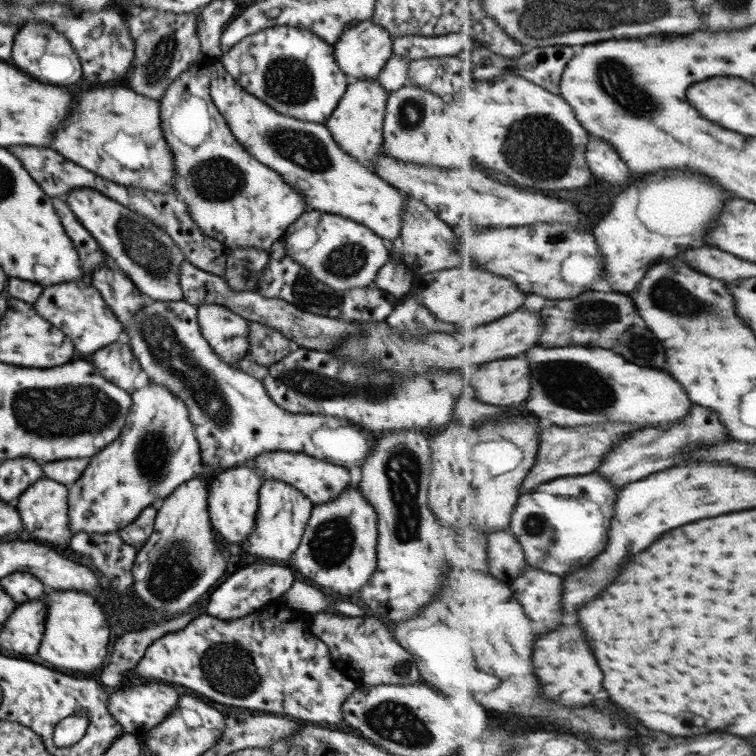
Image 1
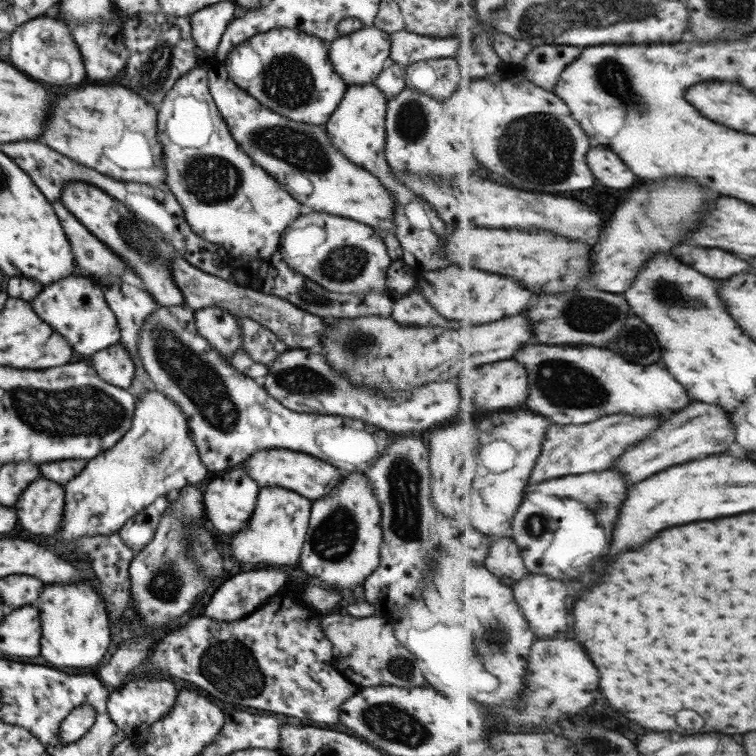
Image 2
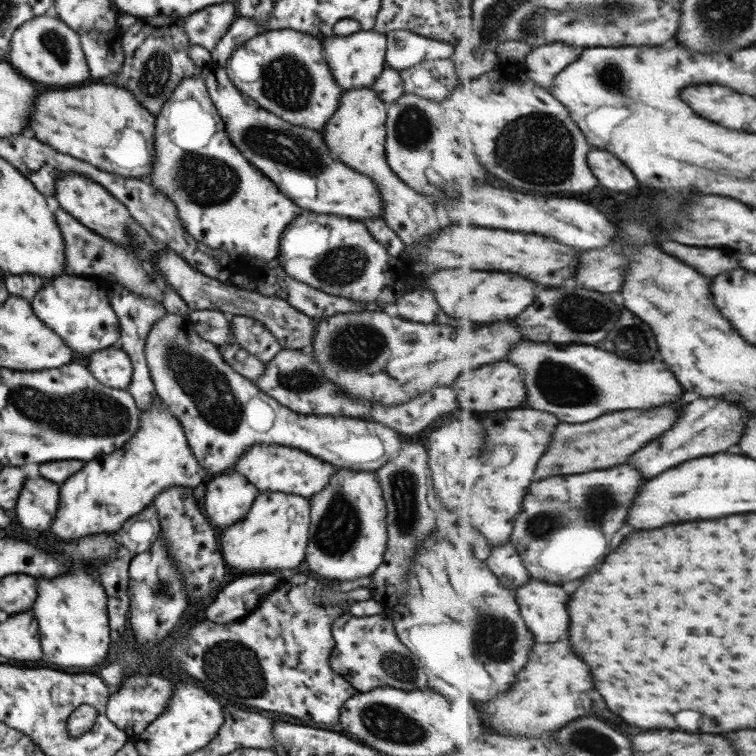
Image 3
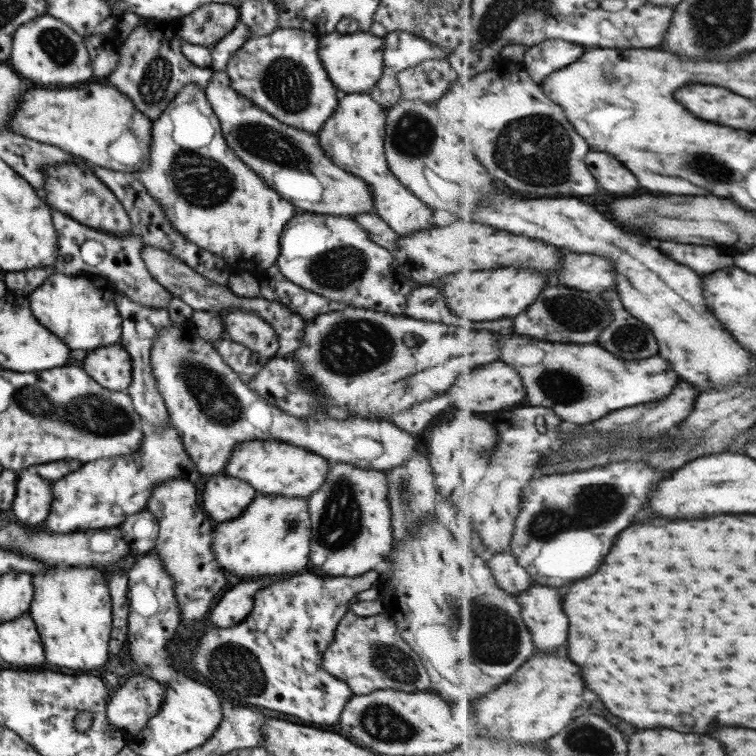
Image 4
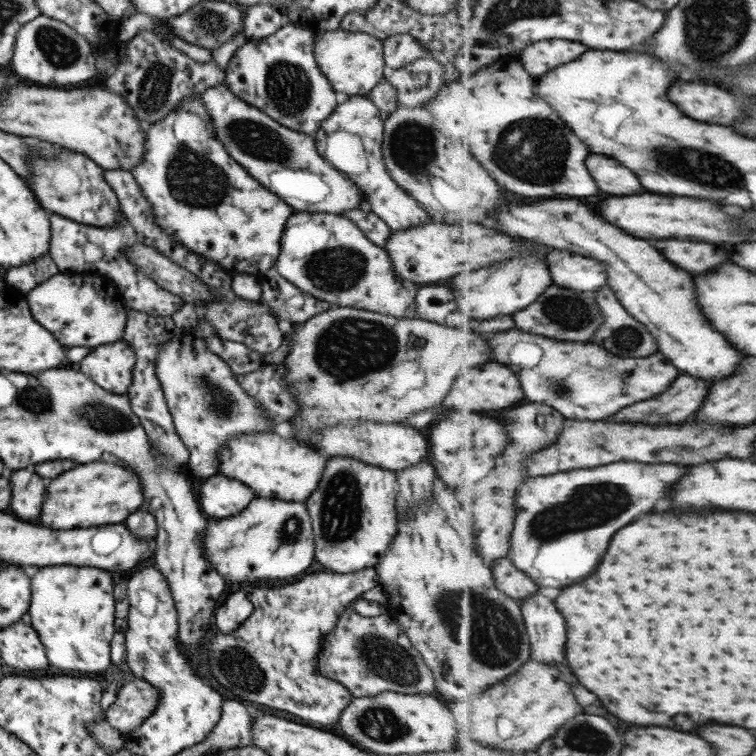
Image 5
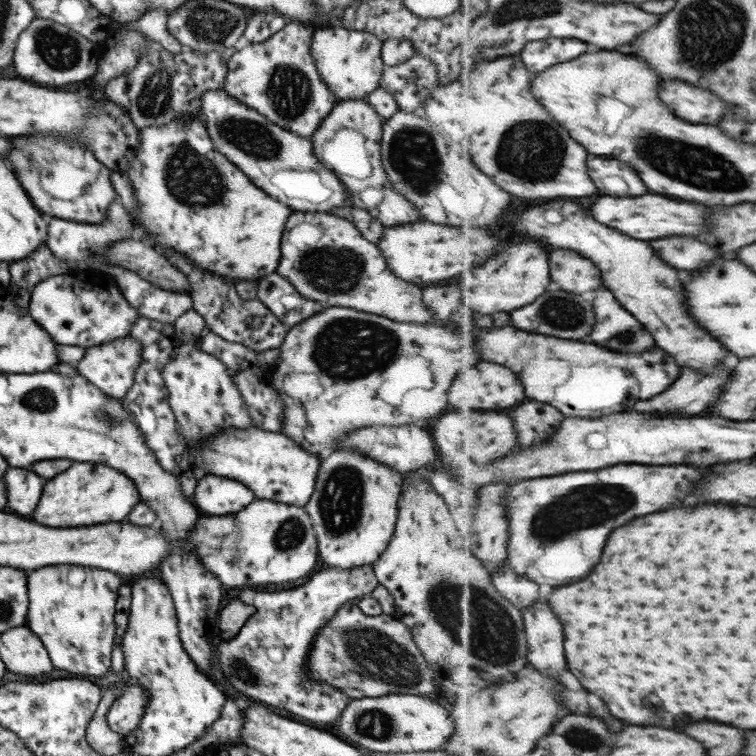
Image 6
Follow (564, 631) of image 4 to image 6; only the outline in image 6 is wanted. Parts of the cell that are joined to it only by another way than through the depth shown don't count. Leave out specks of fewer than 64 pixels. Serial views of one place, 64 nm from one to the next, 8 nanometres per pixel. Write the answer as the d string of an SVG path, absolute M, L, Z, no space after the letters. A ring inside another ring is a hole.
M547 602L529 606L523 610L523 615L529 645L529 664L559 678L567 668L565 634L559 616Z

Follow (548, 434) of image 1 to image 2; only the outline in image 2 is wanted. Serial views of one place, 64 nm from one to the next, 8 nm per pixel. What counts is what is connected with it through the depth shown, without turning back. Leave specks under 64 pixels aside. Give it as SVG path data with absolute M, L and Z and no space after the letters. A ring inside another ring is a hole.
M694 401L679 414L669 418L661 430L657 430L659 424L661 424L661 420L657 416L655 418L643 418L643 416L633 418L633 416L623 415L603 416L603 418L583 424L583 426L581 424L577 424L577 426L575 424L563 424L563 426L551 424L549 440L545 440L544 450L537 461L537 466L533 469L529 486L541 484L543 480L569 476L569 474L601 472L601 470L607 470L609 466L611 466L611 470L625 472L625 476L629 476L629 480L633 480L633 484L637 484L661 470L695 460L703 454L725 452L735 442L735 428L733 428L729 414L721 406L713 406L713 404Z

